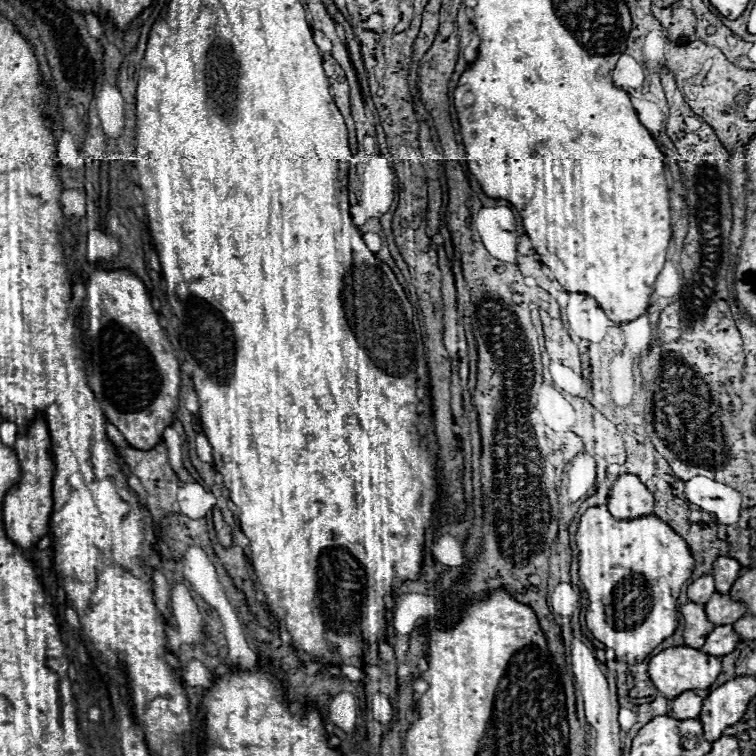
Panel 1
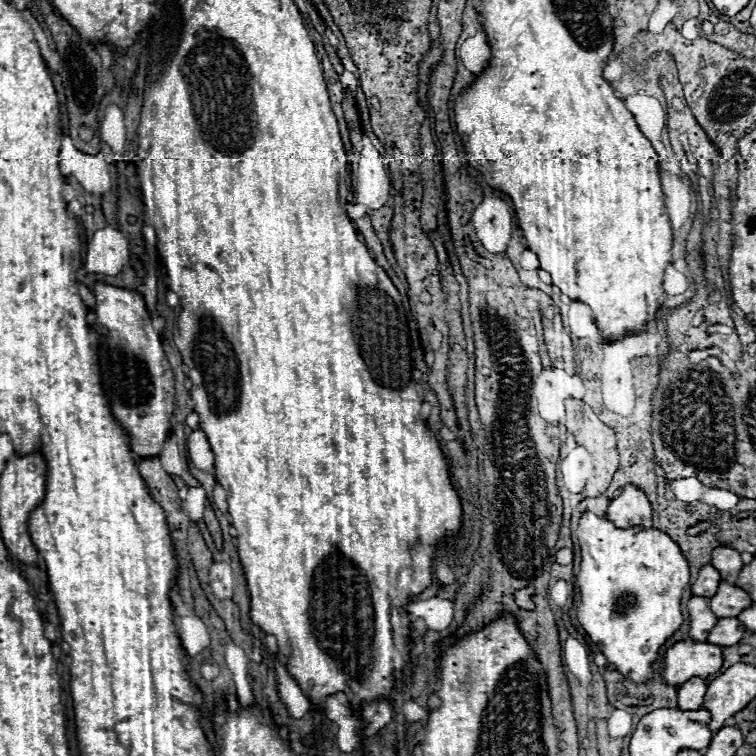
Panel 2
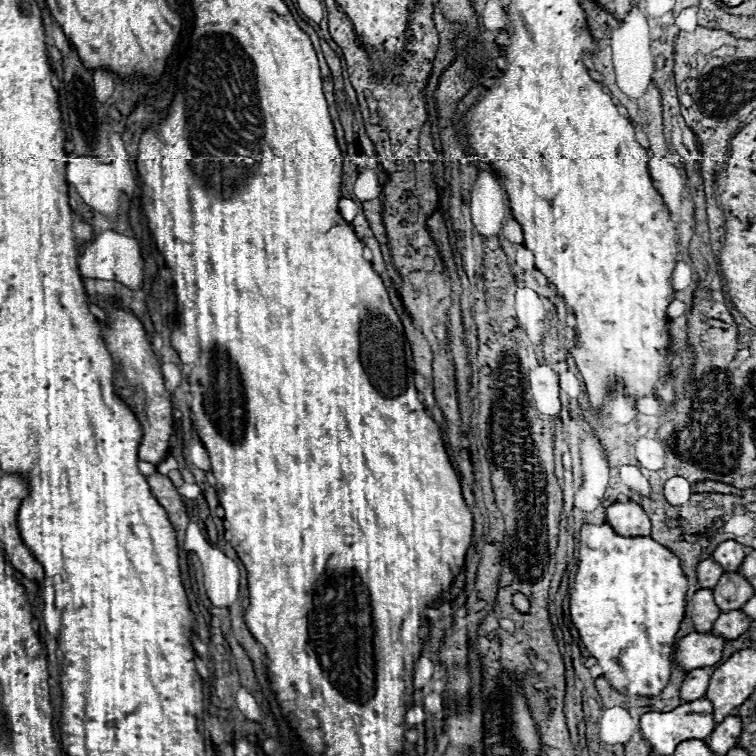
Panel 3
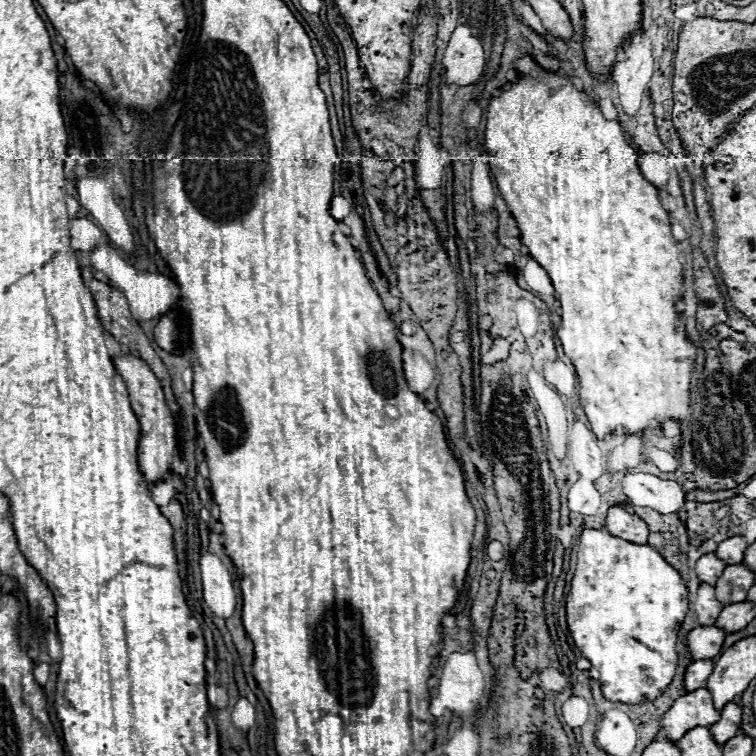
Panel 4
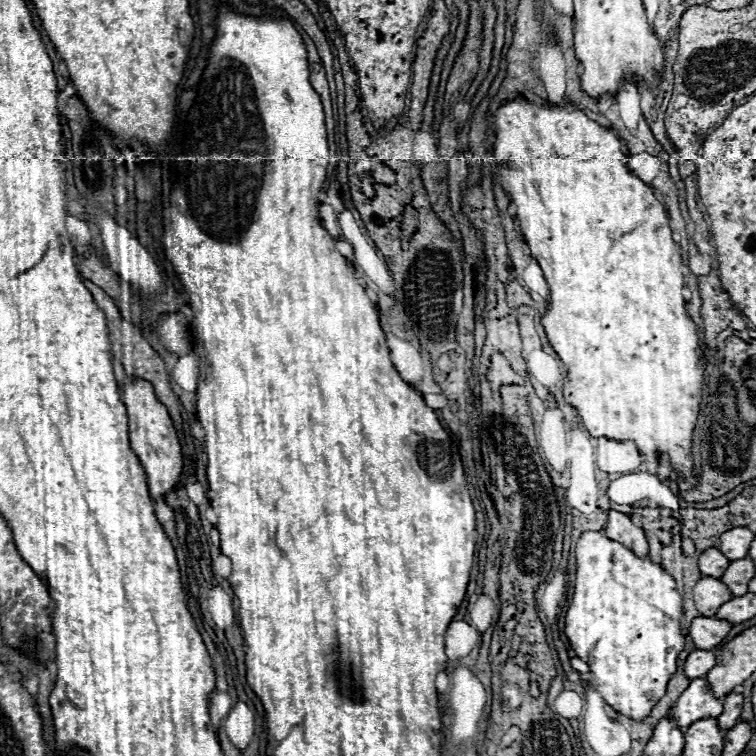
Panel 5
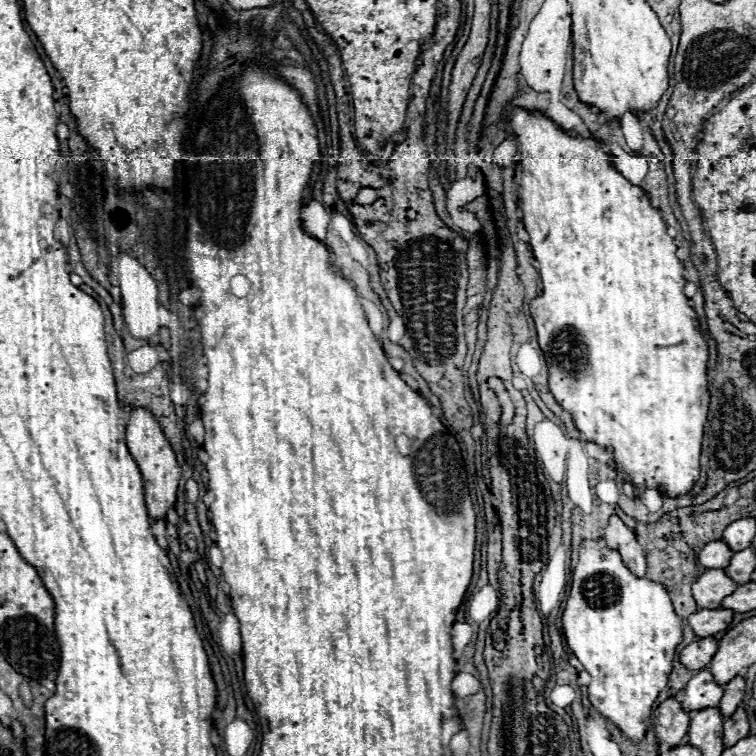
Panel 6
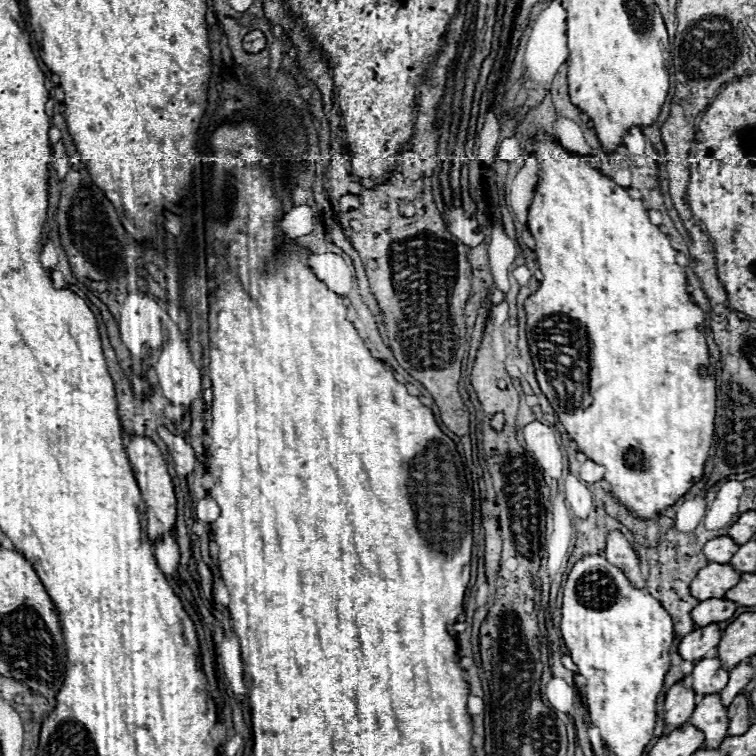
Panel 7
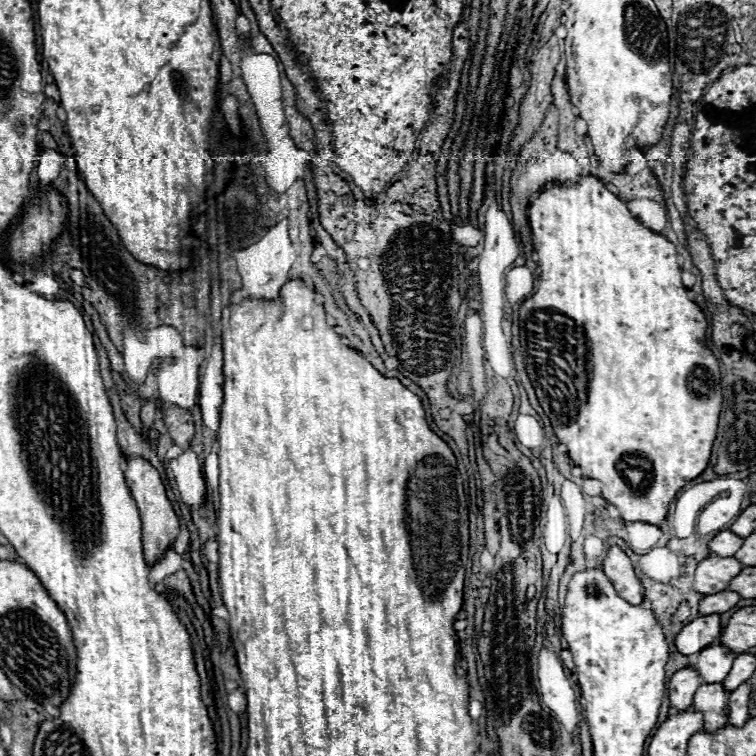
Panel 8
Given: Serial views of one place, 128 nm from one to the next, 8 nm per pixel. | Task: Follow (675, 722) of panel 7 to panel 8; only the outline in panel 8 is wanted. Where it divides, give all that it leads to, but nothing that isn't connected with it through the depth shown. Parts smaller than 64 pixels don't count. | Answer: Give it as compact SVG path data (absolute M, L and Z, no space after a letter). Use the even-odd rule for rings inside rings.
M686 666L678 670L670 682L668 682L668 694L670 694L670 706L678 712L684 712L692 706L696 688L702 686L700 676L696 676L696 670L692 666Z

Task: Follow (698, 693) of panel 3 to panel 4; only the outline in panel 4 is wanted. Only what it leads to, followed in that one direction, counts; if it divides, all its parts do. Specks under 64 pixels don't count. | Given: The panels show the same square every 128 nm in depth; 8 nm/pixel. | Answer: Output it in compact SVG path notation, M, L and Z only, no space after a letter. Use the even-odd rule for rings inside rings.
M712 660L692 662L692 664L686 668L686 678L684 678L684 688L686 688L686 692L694 692L694 690L698 690L698 688L704 688L708 676L712 674L712 666L714 666Z

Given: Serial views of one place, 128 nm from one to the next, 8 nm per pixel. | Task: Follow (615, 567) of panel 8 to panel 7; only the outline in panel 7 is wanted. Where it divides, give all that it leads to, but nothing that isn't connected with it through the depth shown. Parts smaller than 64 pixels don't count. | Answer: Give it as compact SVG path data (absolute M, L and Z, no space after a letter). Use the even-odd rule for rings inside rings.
M610 530L604 552L606 552L606 558L612 564L616 564L628 576L628 580L632 580L632 584L636 584L636 588L644 588L644 578L640 572L638 556L620 530Z

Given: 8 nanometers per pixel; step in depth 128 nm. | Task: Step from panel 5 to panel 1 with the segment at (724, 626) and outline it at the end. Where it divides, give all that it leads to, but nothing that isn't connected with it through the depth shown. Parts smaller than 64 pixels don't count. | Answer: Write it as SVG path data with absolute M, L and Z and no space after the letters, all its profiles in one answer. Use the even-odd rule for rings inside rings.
M688 646L666 648L664 652L656 654L648 664L650 680L654 682L658 692L668 700L674 700L680 694L690 692L690 690L708 690L714 684L714 680L718 678L720 670L722 670L722 666L716 656L708 656L708 654L704 654L696 648L688 648Z

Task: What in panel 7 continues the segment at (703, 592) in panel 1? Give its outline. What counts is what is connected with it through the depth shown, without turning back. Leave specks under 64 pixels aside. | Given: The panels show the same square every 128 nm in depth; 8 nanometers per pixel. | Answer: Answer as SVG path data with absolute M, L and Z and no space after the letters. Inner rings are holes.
M720 536L720 538L714 538L710 542L706 542L704 546L704 556L708 562L716 562L716 564L728 564L730 558L736 554L740 546L728 538L728 536Z

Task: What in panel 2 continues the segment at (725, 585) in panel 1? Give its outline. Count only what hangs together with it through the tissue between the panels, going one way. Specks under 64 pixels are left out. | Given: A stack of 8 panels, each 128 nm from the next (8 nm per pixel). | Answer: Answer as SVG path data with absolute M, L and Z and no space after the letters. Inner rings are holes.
M720 546L712 552L712 566L720 572L722 582L734 584L744 564L736 550L732 550L730 546Z

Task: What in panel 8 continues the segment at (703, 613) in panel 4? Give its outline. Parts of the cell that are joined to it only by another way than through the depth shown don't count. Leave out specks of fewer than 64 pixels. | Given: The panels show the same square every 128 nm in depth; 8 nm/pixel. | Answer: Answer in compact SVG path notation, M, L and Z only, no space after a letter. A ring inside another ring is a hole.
M710 556L702 560L696 568L696 578L694 578L694 590L700 592L702 596L718 594L728 588L732 578L736 578L742 572L742 564L736 558L718 558Z

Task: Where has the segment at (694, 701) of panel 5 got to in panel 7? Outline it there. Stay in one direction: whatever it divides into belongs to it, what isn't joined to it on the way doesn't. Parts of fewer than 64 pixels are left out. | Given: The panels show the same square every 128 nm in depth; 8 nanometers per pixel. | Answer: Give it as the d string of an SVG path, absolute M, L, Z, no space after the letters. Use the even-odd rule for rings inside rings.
M704 658L700 660L692 670L692 690L698 698L720 694L728 682L728 672L720 668L720 660L716 658Z

